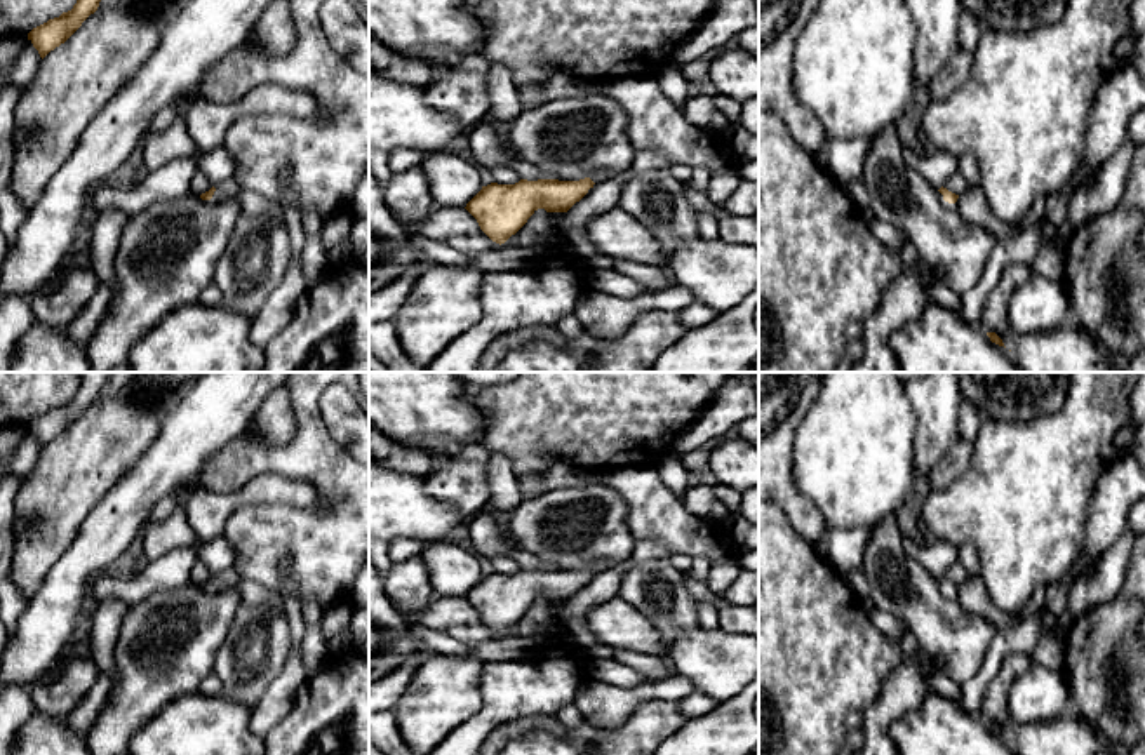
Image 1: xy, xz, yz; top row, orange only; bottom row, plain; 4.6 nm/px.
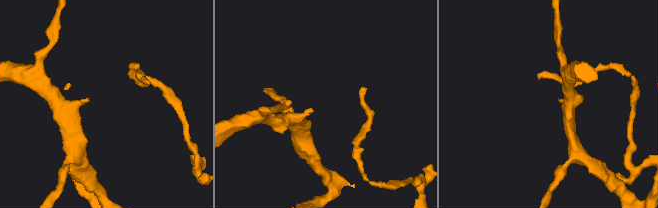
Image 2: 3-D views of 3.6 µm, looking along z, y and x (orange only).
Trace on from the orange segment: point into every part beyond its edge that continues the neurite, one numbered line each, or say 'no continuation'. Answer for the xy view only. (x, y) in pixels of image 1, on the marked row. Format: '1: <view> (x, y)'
1: xy (228, 188)

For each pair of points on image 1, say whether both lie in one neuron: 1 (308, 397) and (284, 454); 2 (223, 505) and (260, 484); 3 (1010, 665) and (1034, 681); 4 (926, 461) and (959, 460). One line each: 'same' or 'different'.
1: same
2: same
3: different
4: different

